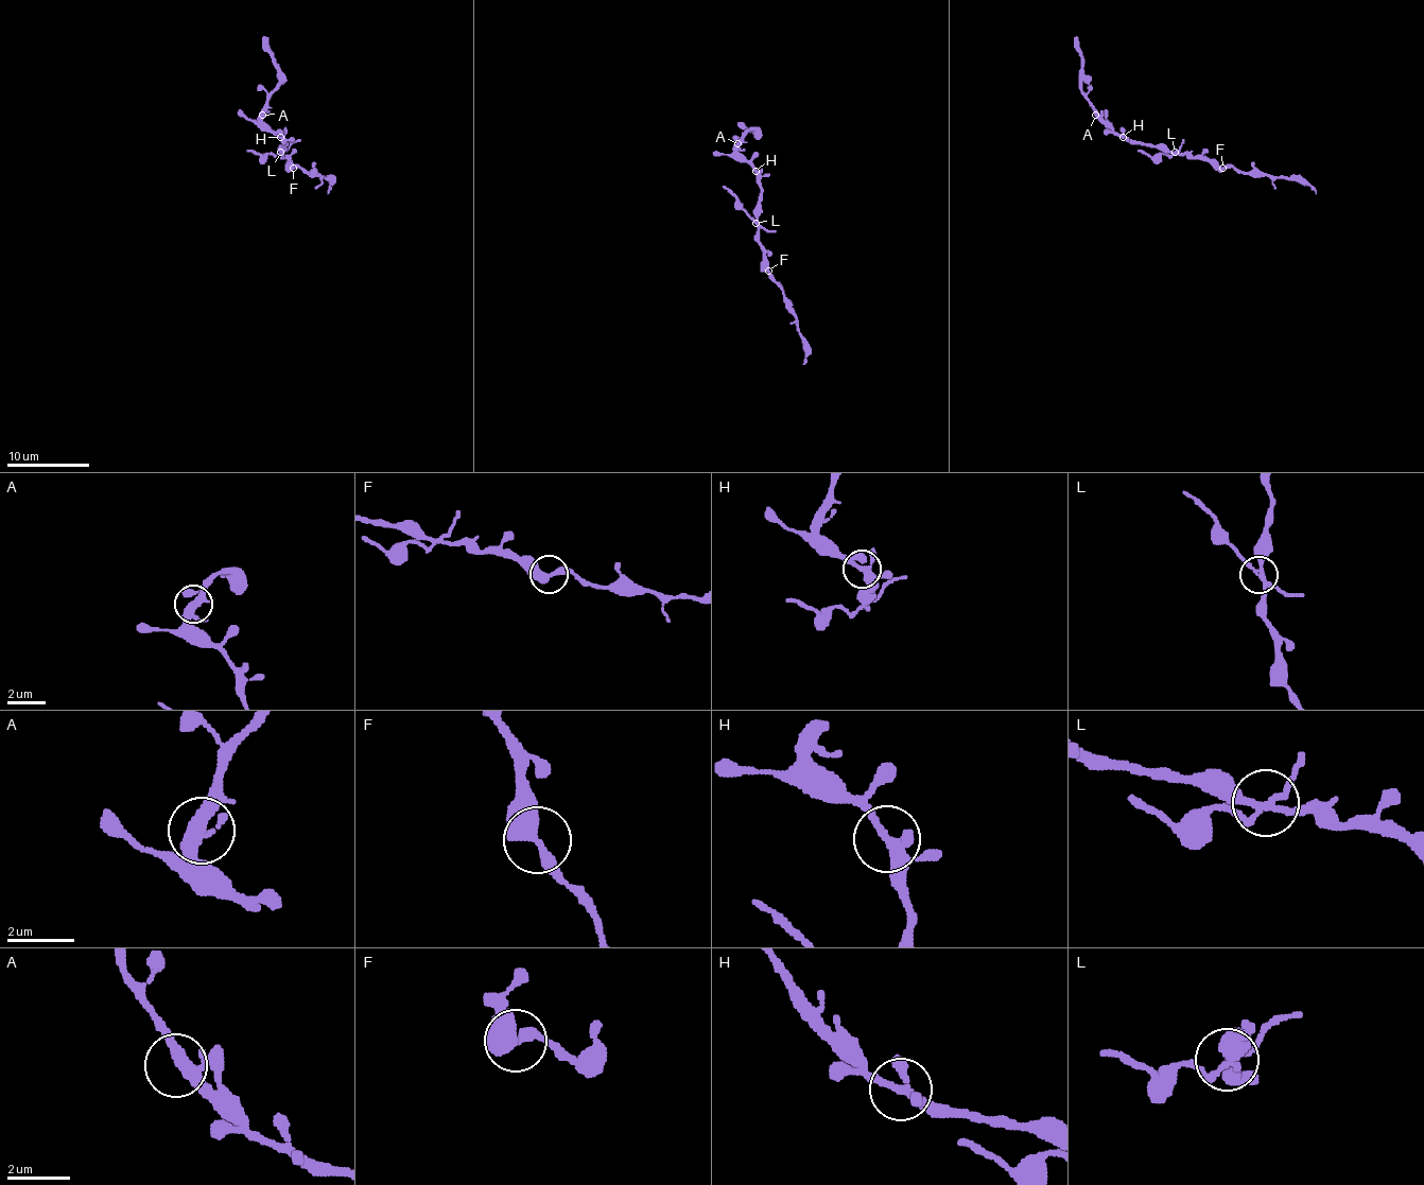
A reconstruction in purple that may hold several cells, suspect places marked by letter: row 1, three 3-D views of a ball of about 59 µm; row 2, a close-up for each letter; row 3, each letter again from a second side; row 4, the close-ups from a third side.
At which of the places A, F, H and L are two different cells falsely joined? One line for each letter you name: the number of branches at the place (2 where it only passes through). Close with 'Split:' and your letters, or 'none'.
F: branches 2
L: branches 4
Split: F, L

